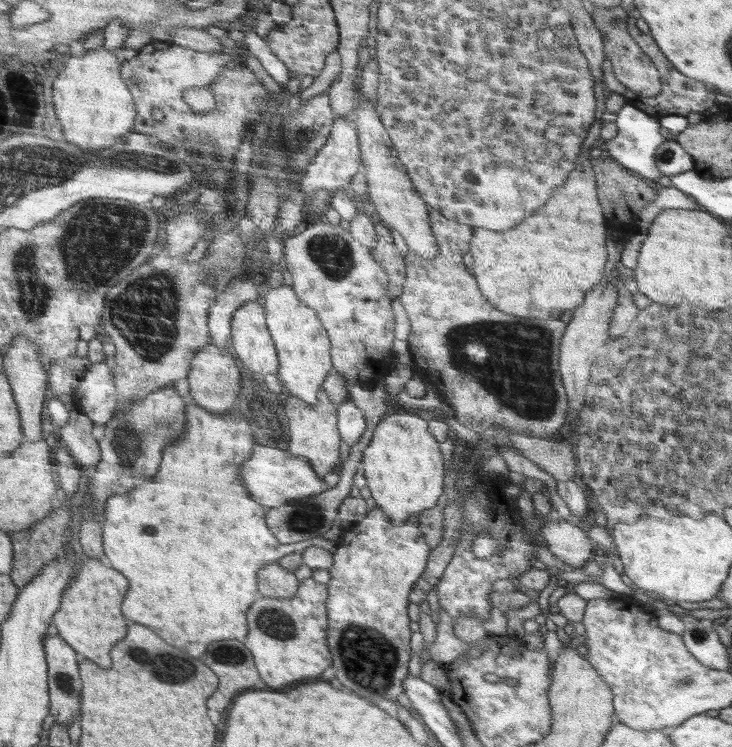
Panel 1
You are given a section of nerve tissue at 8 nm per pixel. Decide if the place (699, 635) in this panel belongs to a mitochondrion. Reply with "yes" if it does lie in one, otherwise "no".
yes

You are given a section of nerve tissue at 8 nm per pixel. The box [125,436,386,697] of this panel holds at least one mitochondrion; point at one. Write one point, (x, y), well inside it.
(303, 518)

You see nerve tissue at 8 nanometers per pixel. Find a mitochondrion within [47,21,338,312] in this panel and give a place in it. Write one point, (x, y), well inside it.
(296, 141)

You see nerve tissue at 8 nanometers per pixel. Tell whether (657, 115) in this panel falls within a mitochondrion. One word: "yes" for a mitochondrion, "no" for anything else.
no

